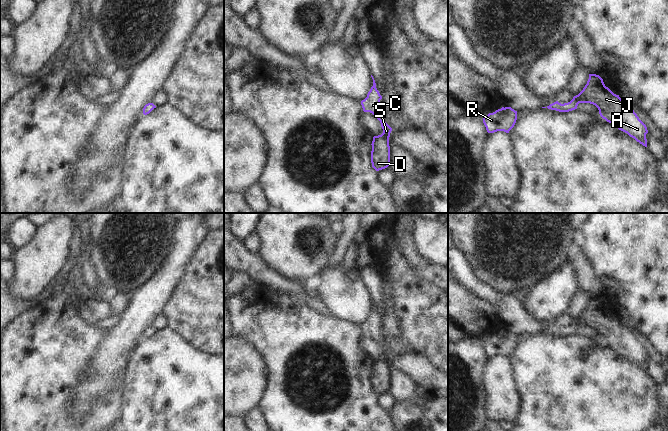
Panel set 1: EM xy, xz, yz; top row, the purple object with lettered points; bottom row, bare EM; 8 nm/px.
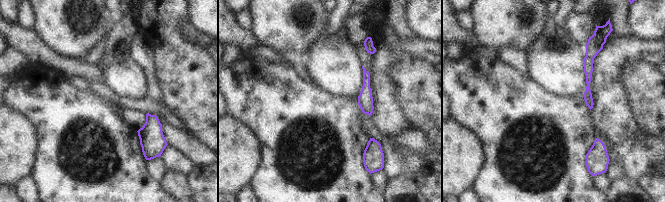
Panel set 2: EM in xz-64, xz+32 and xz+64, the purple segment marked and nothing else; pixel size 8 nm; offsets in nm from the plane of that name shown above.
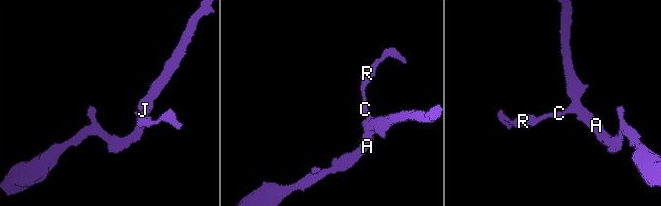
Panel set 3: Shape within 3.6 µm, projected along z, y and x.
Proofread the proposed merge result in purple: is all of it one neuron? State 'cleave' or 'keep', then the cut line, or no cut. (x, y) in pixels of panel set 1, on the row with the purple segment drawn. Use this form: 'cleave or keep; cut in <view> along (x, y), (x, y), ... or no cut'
keep; no cut

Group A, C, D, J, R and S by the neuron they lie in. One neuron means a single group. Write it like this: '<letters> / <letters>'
A C D J R S

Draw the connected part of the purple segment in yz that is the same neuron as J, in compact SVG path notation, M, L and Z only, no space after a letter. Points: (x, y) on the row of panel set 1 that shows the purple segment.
M589 74L583 90L570 102L561 104L556 101L547 108L559 112L569 112L577 109L579 103L595 105L603 119L647 147L646 134L648 130L646 125L639 119L632 106L605 86L599 75Z

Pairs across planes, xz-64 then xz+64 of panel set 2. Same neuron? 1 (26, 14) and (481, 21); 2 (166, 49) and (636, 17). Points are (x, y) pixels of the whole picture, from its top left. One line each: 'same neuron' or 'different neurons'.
1: different neurons
2: different neurons

